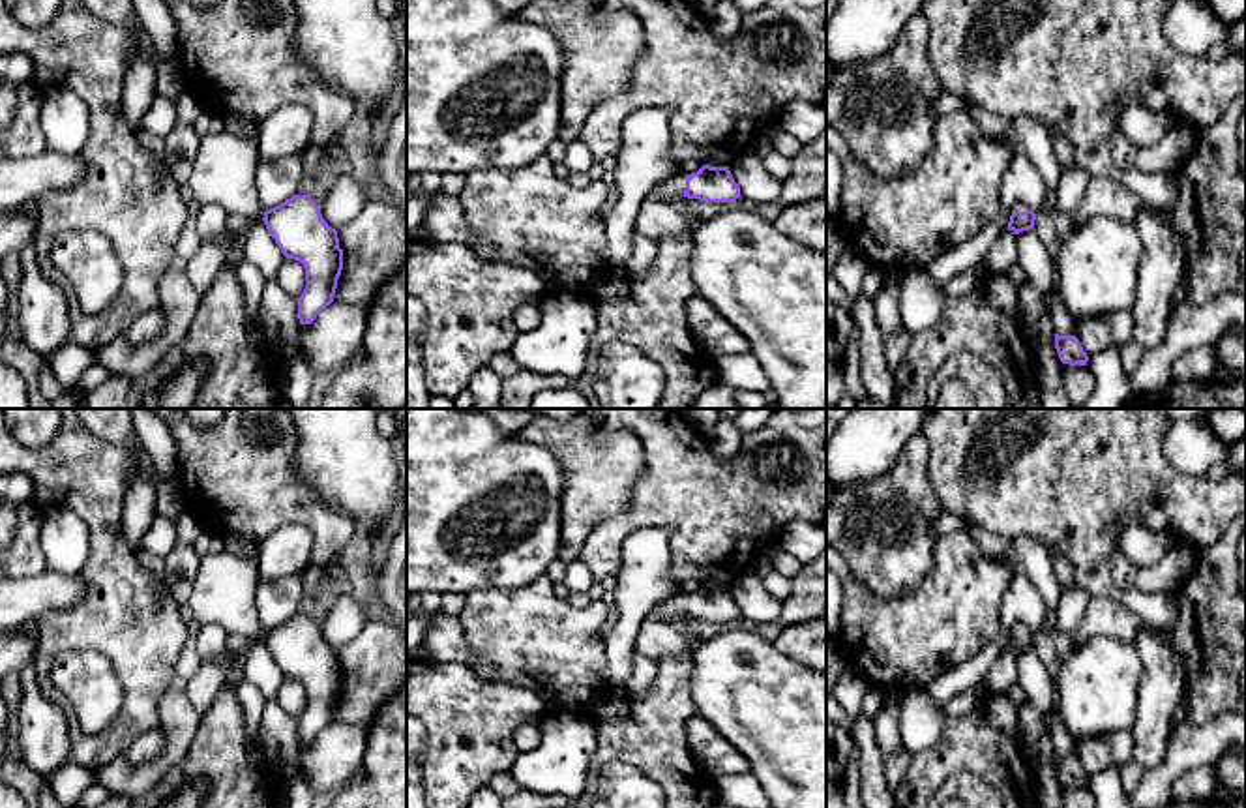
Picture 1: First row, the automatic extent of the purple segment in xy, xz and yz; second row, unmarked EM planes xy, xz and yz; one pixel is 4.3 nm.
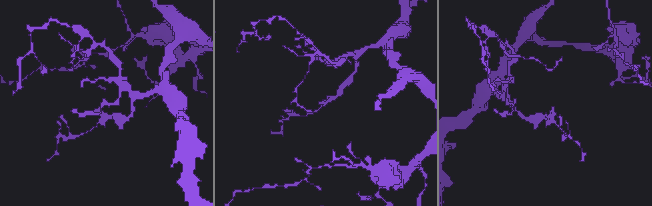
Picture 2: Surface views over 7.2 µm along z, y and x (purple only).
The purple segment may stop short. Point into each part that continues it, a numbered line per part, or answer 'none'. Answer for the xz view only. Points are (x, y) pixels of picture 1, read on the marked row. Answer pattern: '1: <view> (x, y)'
1: xz (671, 190)

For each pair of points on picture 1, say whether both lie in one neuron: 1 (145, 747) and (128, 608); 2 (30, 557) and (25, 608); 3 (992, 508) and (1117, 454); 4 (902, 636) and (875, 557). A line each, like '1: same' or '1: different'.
1: different
2: different
3: same
4: different

